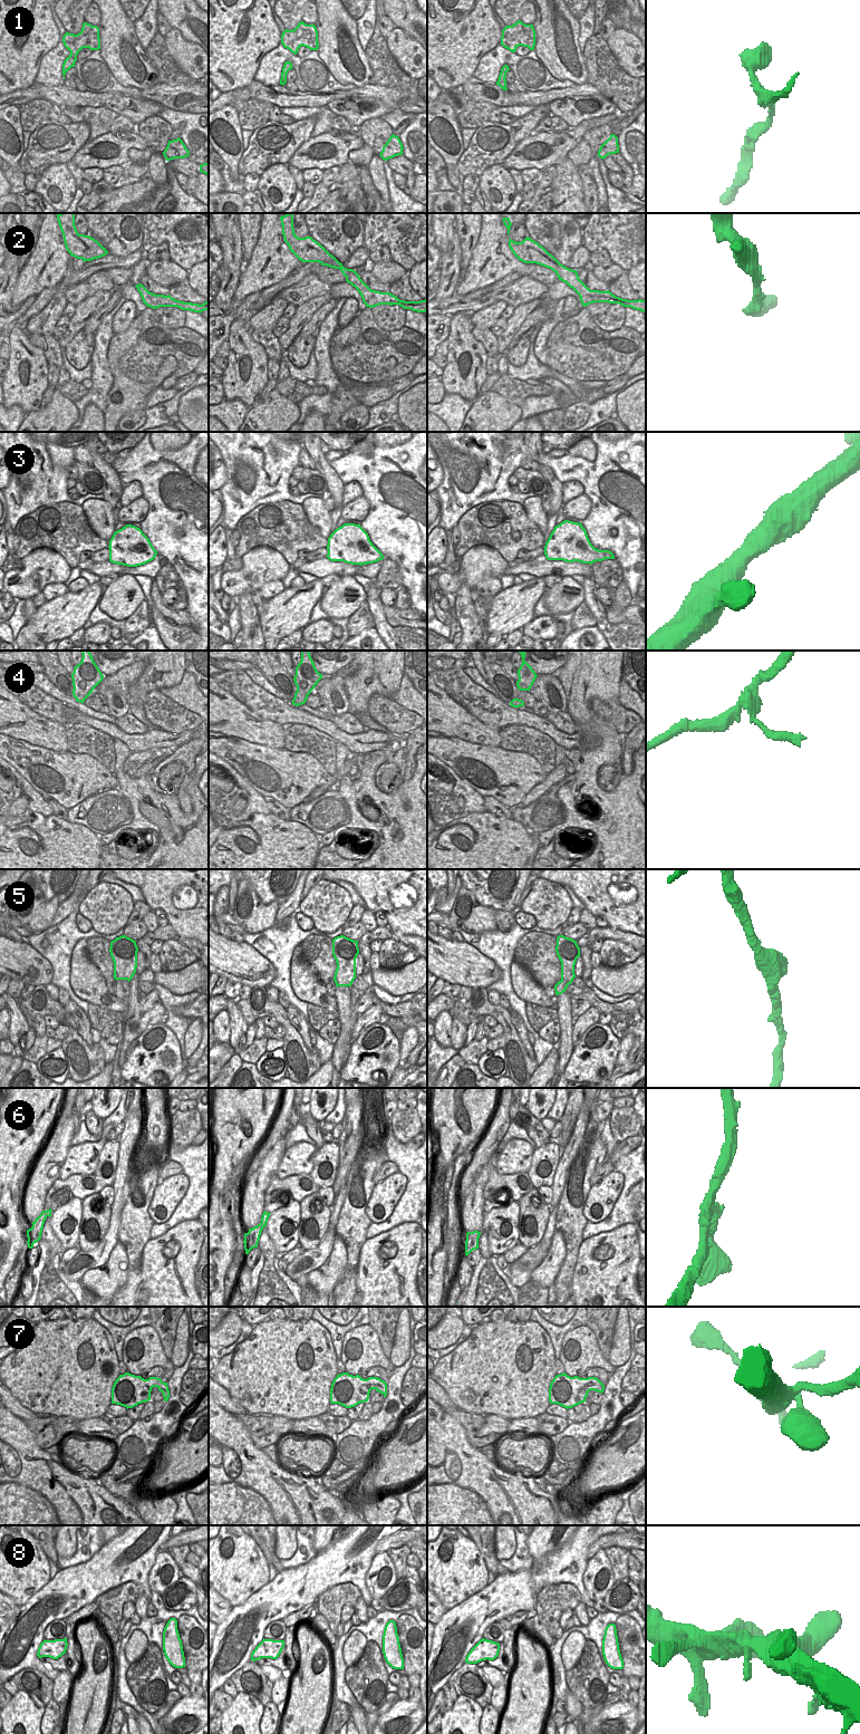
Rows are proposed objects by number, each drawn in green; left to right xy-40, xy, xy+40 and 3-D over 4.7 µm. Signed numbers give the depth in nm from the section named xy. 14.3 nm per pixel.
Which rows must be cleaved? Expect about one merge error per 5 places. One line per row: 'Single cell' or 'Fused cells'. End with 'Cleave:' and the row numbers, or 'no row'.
1: Single cell
2: Single cell
3: Single cell
4: Single cell
5: Single cell
6: Single cell
7: Single cell
8: Single cell
Cleave: no row

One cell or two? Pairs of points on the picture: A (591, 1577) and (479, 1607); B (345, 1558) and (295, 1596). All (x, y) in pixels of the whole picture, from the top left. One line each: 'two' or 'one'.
A: two
B: one

